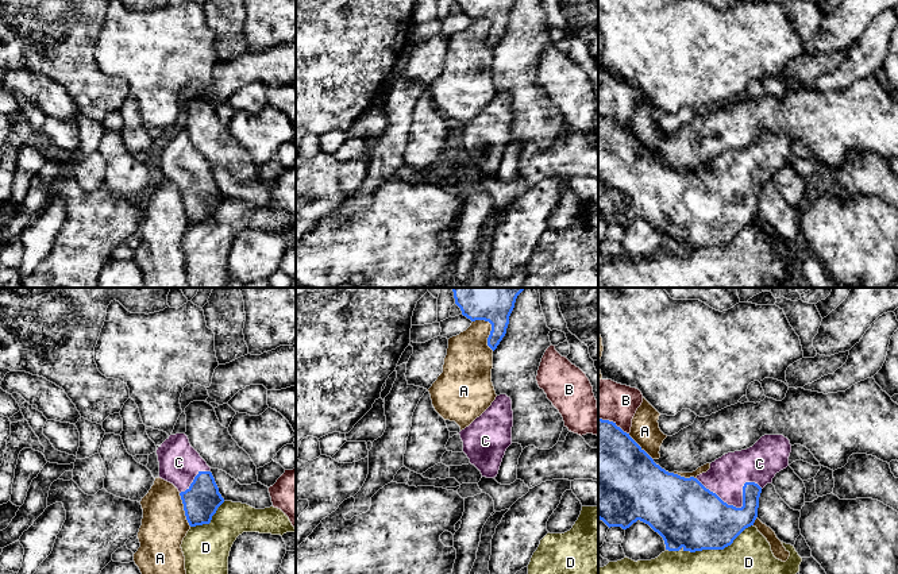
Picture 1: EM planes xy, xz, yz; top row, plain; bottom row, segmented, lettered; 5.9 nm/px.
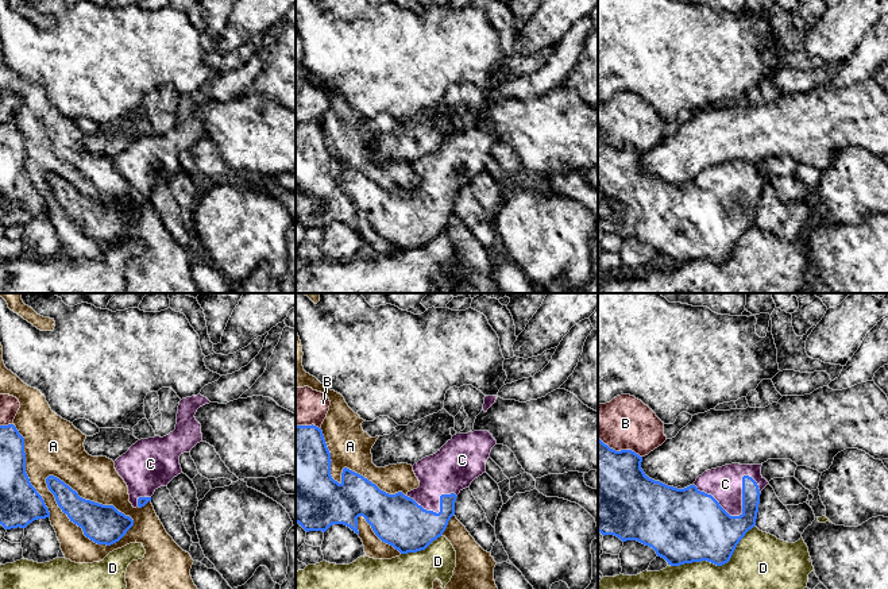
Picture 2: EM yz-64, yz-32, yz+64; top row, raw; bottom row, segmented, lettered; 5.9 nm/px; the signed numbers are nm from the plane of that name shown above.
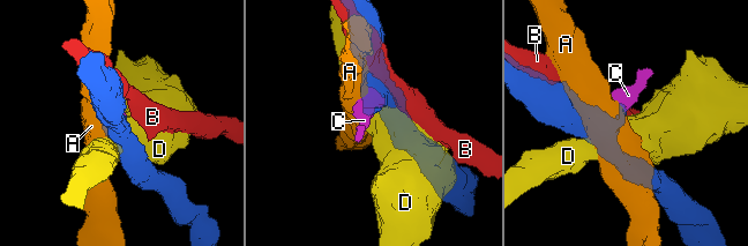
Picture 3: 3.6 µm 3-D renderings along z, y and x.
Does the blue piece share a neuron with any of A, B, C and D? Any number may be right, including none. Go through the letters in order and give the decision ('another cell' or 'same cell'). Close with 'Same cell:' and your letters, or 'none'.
A: another cell
B: another cell
C: same cell
D: another cell
Same cell: C

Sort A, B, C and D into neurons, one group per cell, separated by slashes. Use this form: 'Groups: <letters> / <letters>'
Groups: A / B / C / D

